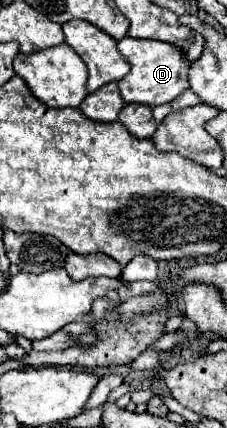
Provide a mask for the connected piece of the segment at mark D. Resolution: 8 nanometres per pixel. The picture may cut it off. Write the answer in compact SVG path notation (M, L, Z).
M122 38L118 42L120 54L132 66L132 70L118 82L120 94L124 102L140 102L148 106L158 106L174 100L182 94L188 86L188 60L182 56L178 48L166 42L156 40L136 40L136 38Z

